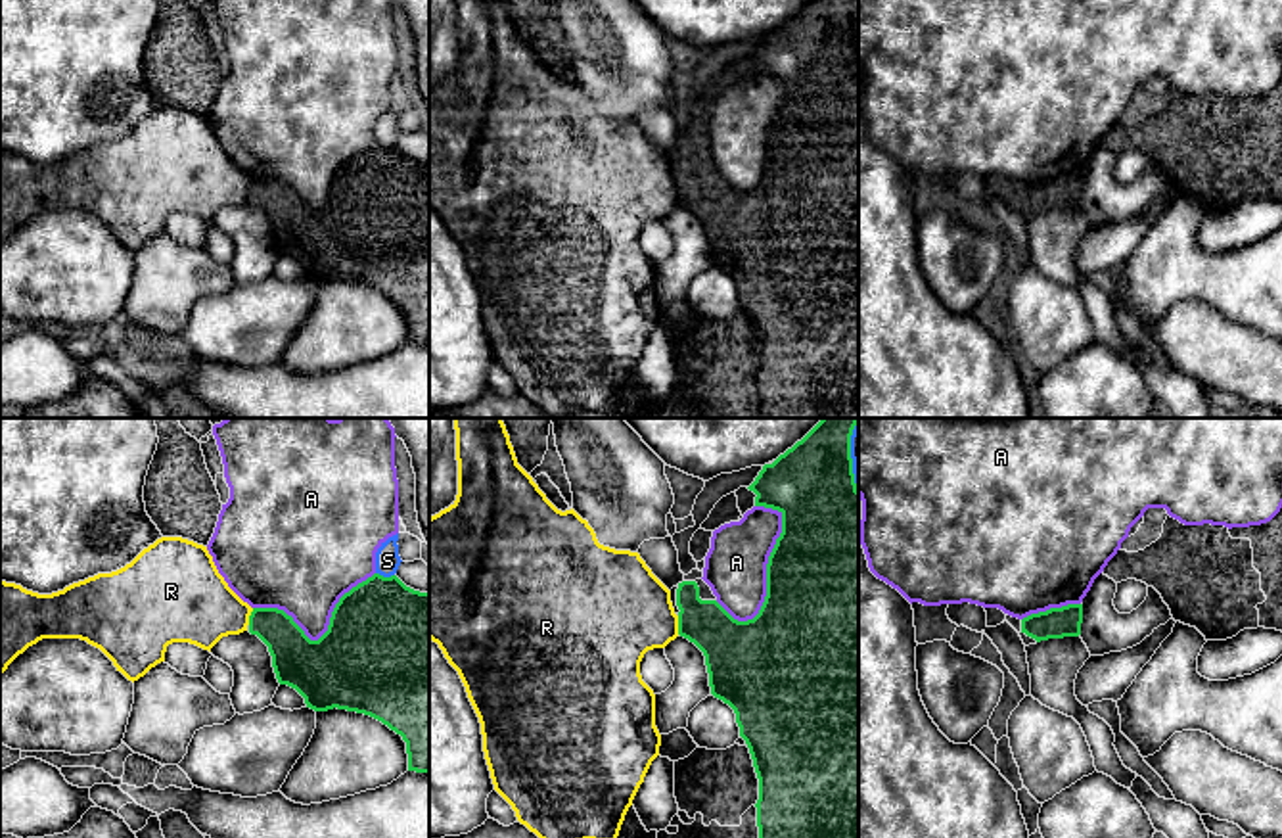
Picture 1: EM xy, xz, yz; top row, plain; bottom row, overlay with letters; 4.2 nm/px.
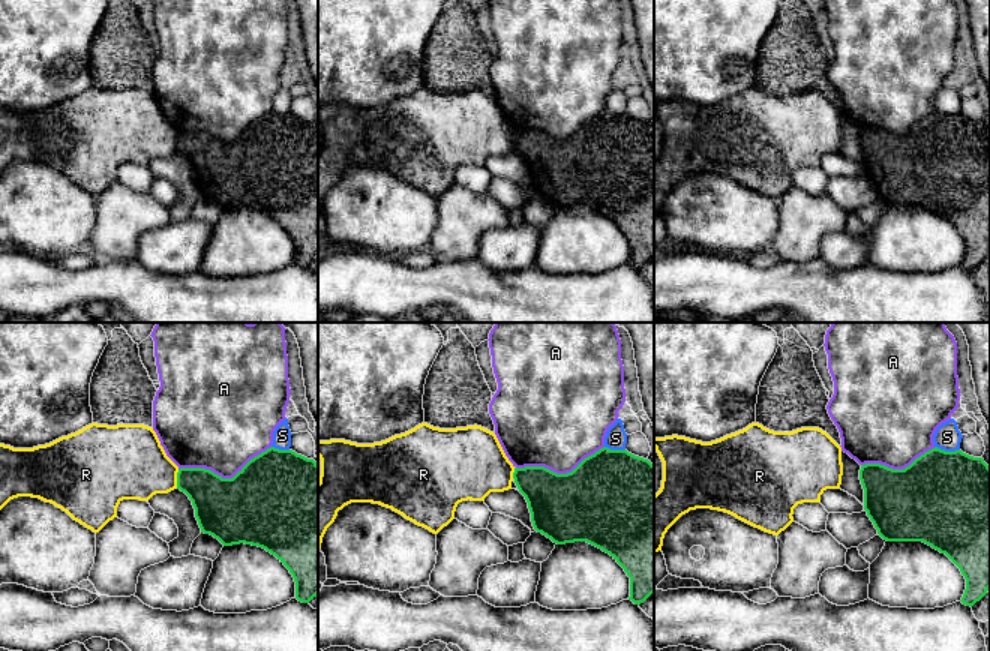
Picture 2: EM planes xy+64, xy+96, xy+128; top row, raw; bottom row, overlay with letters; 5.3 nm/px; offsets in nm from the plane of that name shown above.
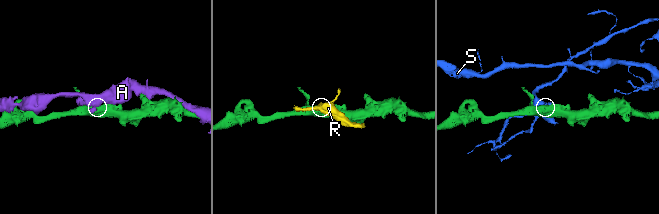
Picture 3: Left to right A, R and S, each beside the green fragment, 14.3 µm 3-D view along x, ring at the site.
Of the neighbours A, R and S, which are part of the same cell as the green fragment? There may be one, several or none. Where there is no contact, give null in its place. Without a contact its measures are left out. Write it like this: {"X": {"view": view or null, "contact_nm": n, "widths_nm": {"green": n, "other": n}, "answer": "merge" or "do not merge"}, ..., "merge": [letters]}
{"A": {"view": "xz", "contact_nm": 500, "widths_nm": {"green": 500, "other": 260}, "answer": "do not merge"}, "R": {"view": "xz", "contact_nm": 80, "widths_nm": {"green": 240, "other": 400}, "answer": "do not merge"}, "S": {"view": "xy", "contact_nm": 80, "widths_nm": {"green": 480, "other": 110}, "answer": "do not merge"}, "merge": []}

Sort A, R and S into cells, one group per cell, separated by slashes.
A / R / S

